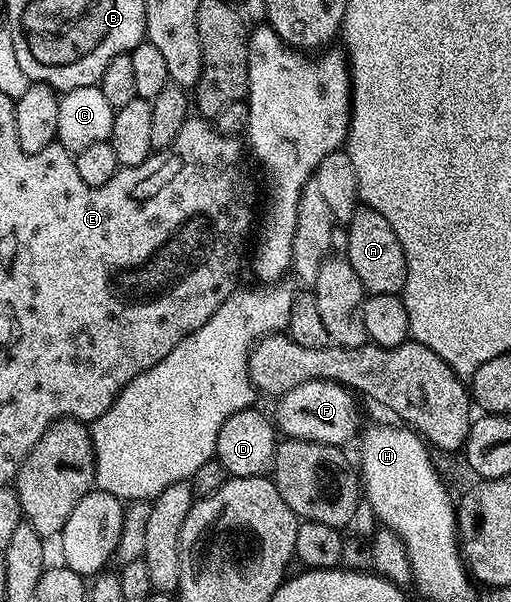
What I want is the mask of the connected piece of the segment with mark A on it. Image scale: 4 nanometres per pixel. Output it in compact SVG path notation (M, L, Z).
M363 205L360 211L355 211L351 215L351 220L345 223L348 237L348 249L345 254L347 264L357 273L357 281L361 281L364 292L367 295L399 295L402 292L407 280L407 266L405 265L405 253L385 217L377 213L373 208Z

